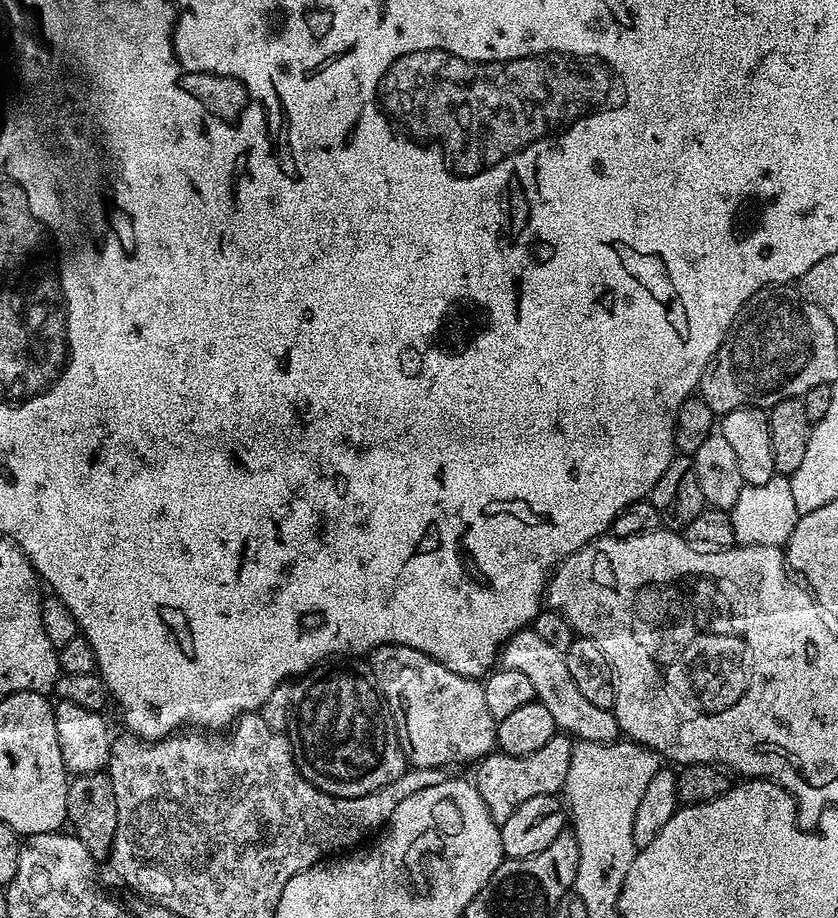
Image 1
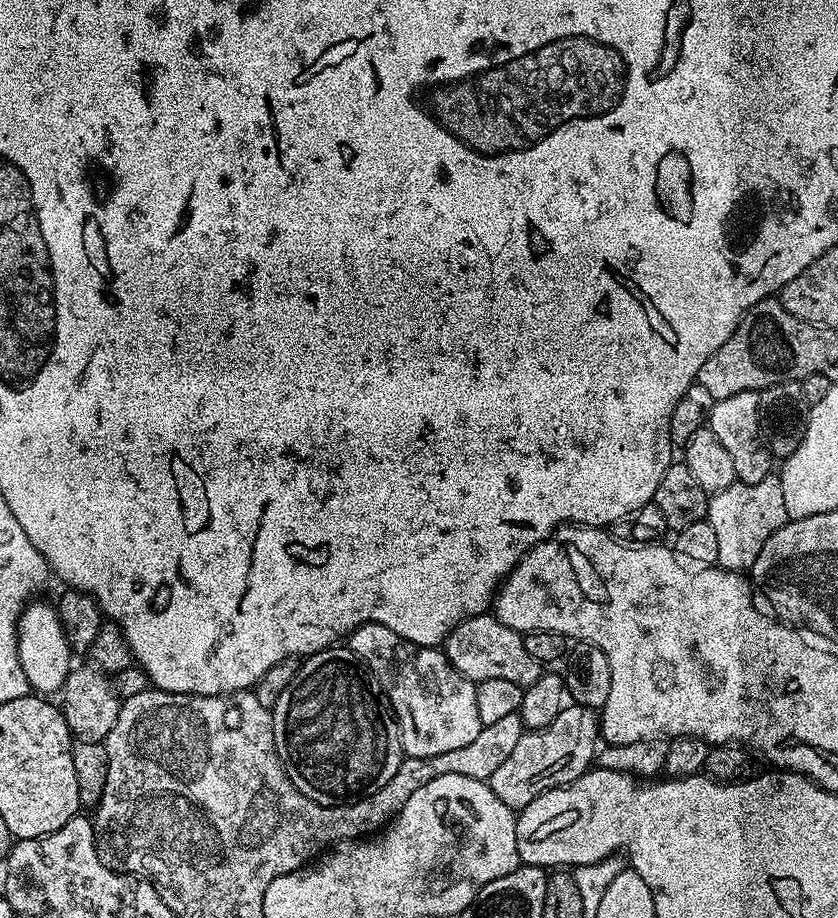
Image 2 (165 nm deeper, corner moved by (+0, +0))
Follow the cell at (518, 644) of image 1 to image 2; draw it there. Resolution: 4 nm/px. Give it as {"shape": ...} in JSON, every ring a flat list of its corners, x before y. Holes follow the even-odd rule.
{"shape":[[495,615,471,616,456,625,442,645,448,661,463,674,465,680,476,684,486,682,486,678,506,678,520,688,529,688,542,675,542,665,524,649,524,638,510,626,506,626]]}

